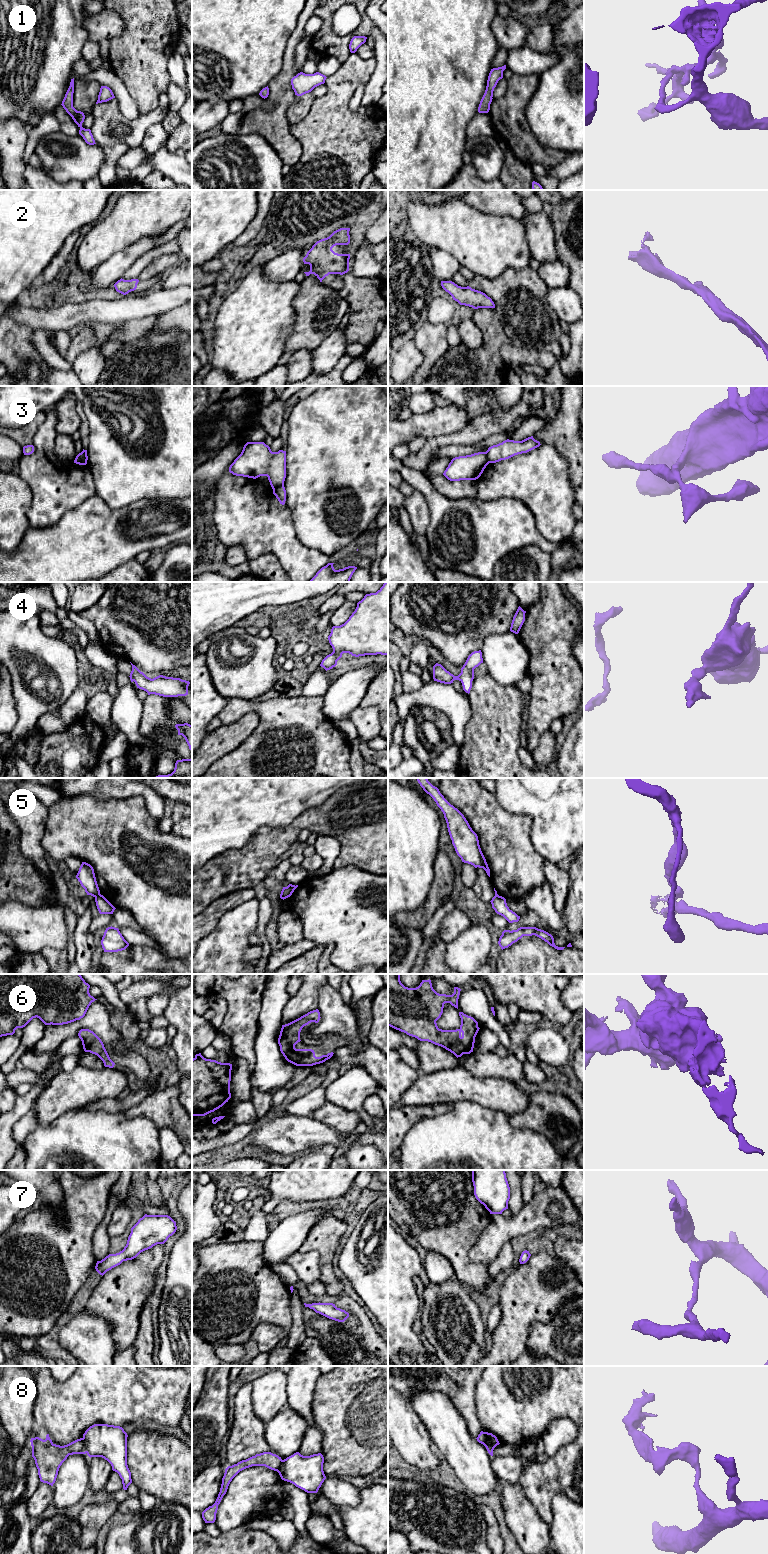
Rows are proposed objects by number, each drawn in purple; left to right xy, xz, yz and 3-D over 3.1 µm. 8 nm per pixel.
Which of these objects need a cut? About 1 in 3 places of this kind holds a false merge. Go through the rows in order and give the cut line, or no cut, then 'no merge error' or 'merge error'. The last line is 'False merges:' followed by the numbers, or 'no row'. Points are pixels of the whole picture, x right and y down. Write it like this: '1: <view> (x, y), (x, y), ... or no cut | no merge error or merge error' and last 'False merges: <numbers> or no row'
1: no cut | no merge error
2: no cut | no merge error
3: xz (283, 484), (273, 489) | merge error
4: no cut | no merge error
5: xy (100, 894), (95, 897) | merge error
6: no cut | no merge error
7: no cut | no merge error
8: yz (484, 1432), (488, 1443), (493, 1448) | merge error
False merges: 3, 5, 8

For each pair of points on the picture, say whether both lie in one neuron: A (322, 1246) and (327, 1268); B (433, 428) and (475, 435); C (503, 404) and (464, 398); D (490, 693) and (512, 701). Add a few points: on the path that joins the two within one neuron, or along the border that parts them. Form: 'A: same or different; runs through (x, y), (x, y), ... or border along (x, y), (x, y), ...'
A: same; runs through (326, 1251), (326, 1263)
B: different; border along (470, 423), (460, 430), (430, 438)
C: same; runs through (493, 398), (474, 398)
D: same; runs through (495, 698), (498, 701), (507, 701)

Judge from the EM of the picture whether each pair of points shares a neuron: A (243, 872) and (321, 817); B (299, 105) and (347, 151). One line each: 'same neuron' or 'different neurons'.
A: same neuron
B: different neurons

